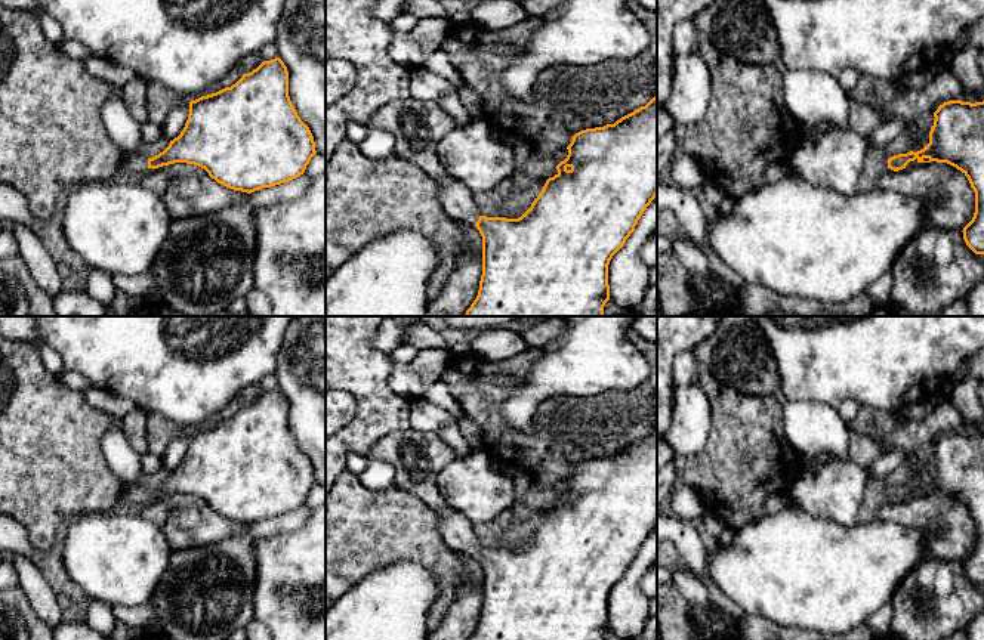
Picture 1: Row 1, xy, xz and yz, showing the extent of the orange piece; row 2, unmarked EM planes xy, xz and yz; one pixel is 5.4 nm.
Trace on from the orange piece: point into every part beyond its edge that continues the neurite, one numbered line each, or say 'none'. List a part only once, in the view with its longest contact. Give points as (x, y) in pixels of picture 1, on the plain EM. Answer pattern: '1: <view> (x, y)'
1: xy (123, 460)

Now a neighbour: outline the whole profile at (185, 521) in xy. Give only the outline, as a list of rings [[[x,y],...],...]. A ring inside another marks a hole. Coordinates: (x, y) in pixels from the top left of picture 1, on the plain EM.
[[[186,494],[146,500],[139,514],[163,532],[172,550],[209,545],[250,526],[218,514],[204,500]]]

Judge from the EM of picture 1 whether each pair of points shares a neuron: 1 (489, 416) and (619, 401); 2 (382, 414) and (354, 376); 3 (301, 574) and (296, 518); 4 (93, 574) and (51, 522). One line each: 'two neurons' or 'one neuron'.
1: one neuron
2: one neuron
3: two neurons
4: two neurons

